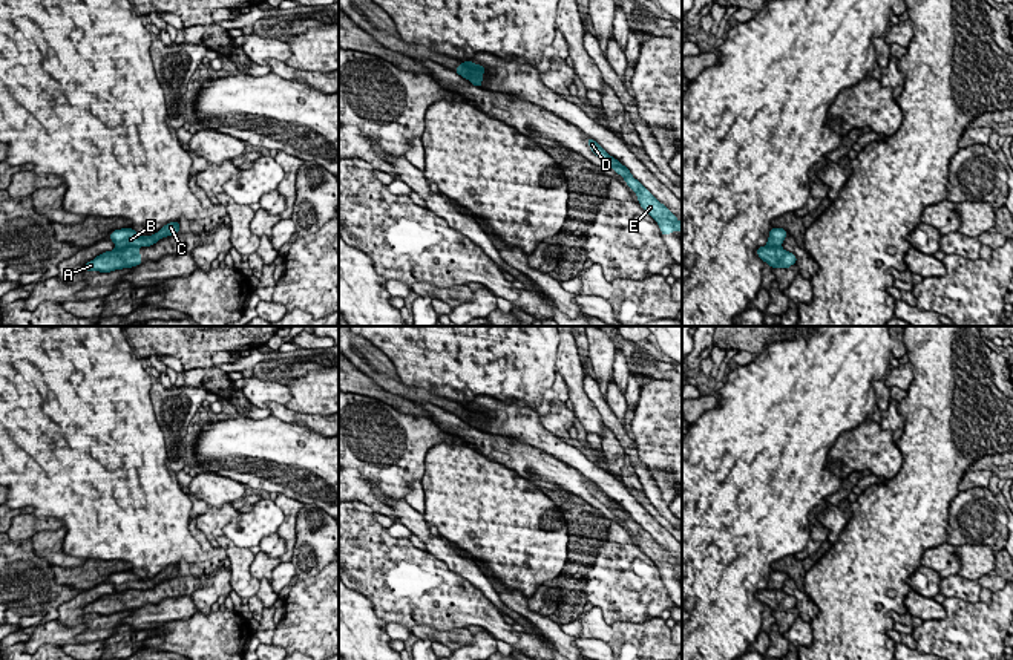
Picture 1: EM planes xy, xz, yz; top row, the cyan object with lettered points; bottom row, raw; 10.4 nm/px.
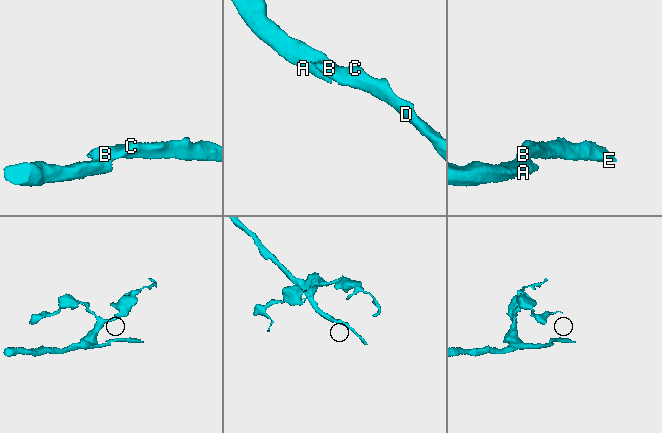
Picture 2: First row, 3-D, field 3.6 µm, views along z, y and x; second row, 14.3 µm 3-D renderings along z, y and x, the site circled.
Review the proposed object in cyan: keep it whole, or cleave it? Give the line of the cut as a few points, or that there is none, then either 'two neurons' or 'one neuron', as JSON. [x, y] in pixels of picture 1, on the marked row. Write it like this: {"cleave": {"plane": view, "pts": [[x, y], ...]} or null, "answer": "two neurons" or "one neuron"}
{"cleave": {"plane": "xy", "pts": [[138, 245], [115, 248]]}, "answer": "two neurons"}

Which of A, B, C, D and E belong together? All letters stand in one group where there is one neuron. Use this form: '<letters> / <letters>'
A / B C D E

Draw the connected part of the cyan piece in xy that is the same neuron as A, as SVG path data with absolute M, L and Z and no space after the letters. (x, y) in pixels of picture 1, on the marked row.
M126 247L121 250L106 251L93 260L84 263L86 271L110 273L115 270L132 268L141 265L139 247Z

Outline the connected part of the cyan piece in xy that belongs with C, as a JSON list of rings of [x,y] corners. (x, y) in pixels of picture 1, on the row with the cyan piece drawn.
[[[170,222],[152,236],[141,236],[133,228],[121,228],[110,233],[110,240],[116,250],[126,247],[150,247],[159,239],[179,233],[181,222]]]

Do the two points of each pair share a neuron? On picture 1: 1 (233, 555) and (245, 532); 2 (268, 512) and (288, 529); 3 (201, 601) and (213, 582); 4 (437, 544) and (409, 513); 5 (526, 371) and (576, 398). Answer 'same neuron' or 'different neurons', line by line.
1: different neurons
2: different neurons
3: same neuron
4: same neuron
5: different neurons

